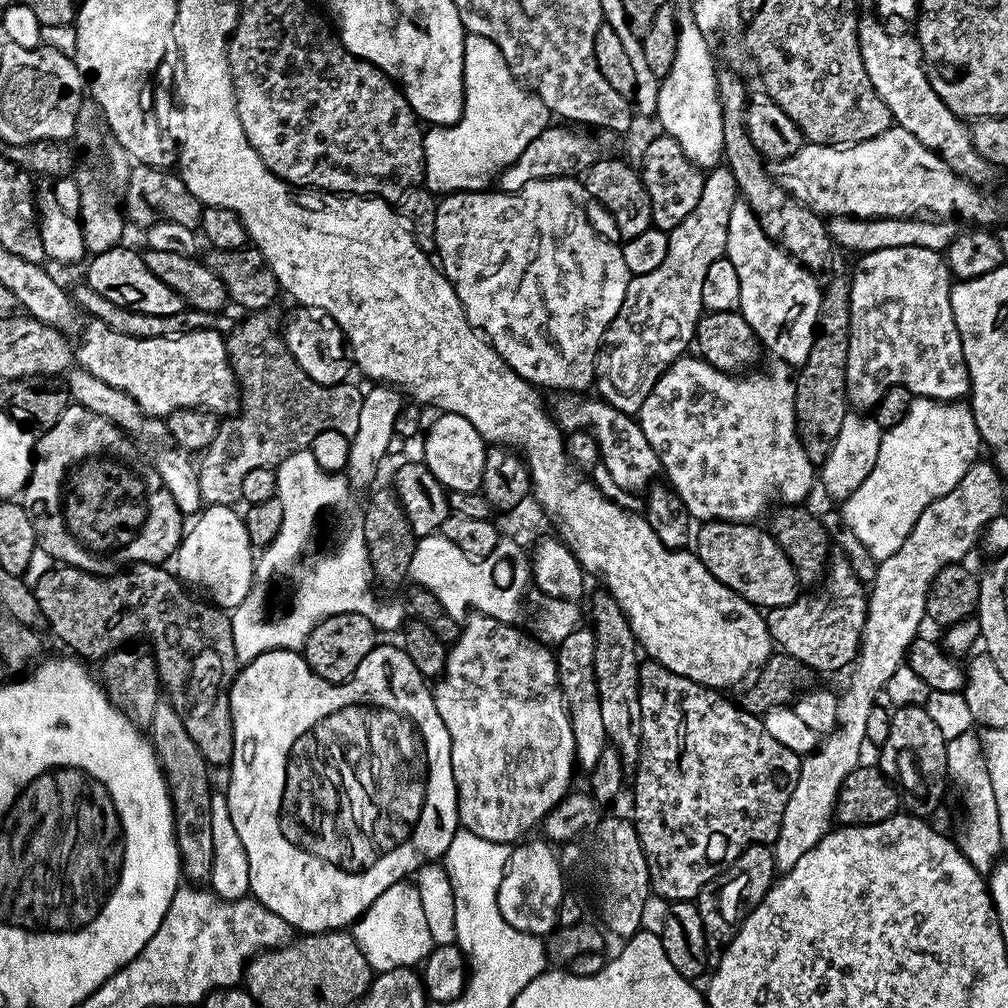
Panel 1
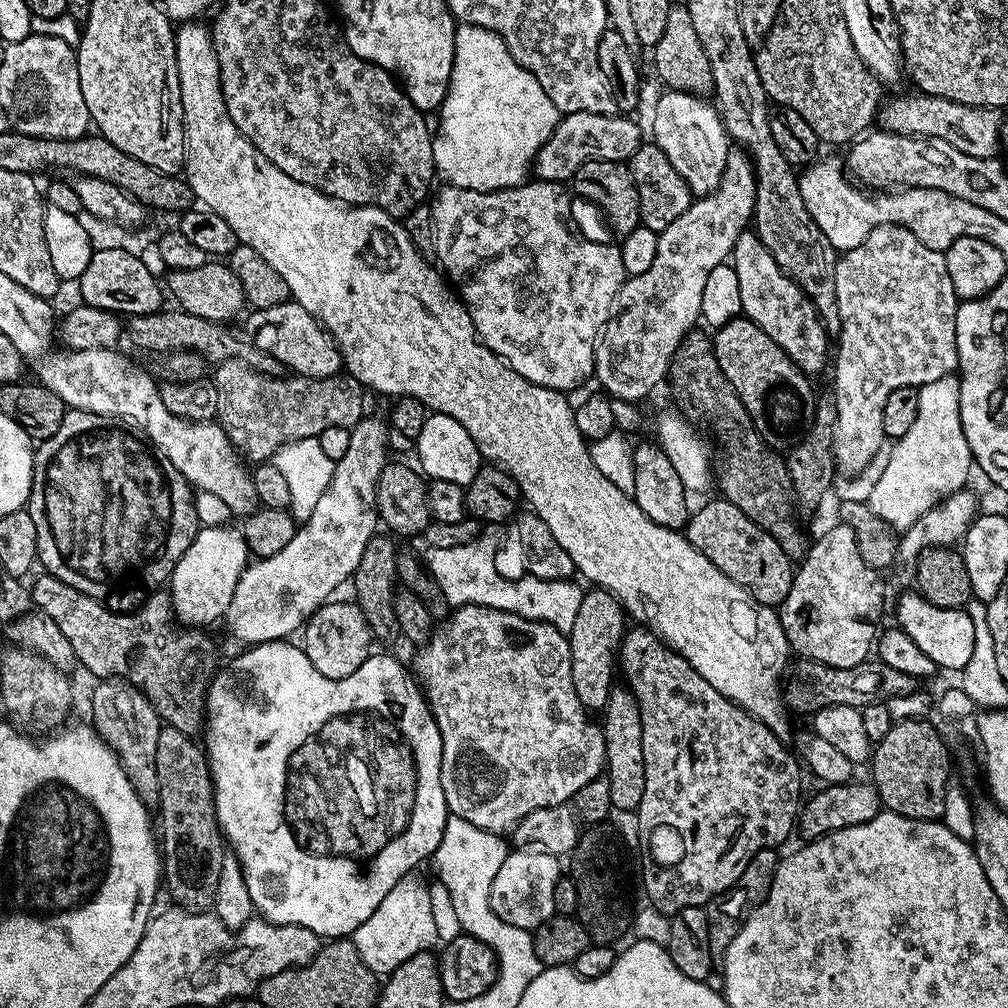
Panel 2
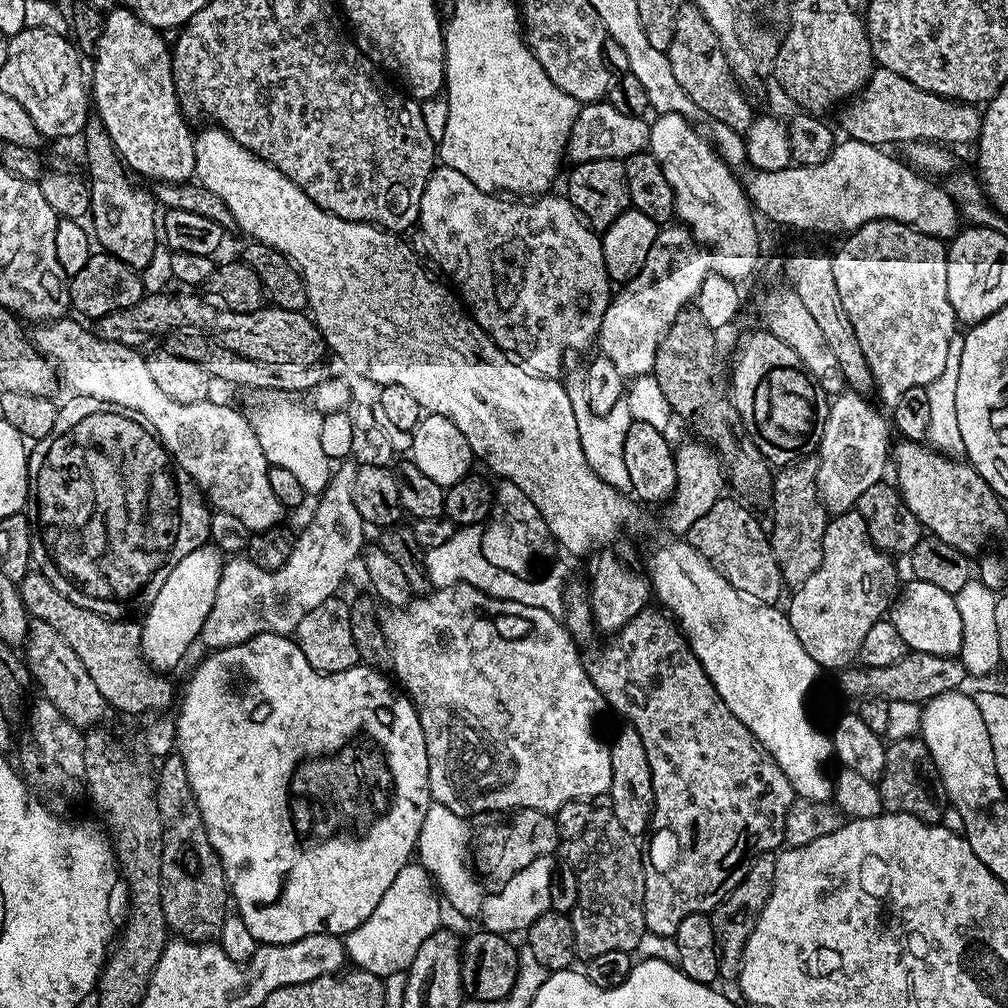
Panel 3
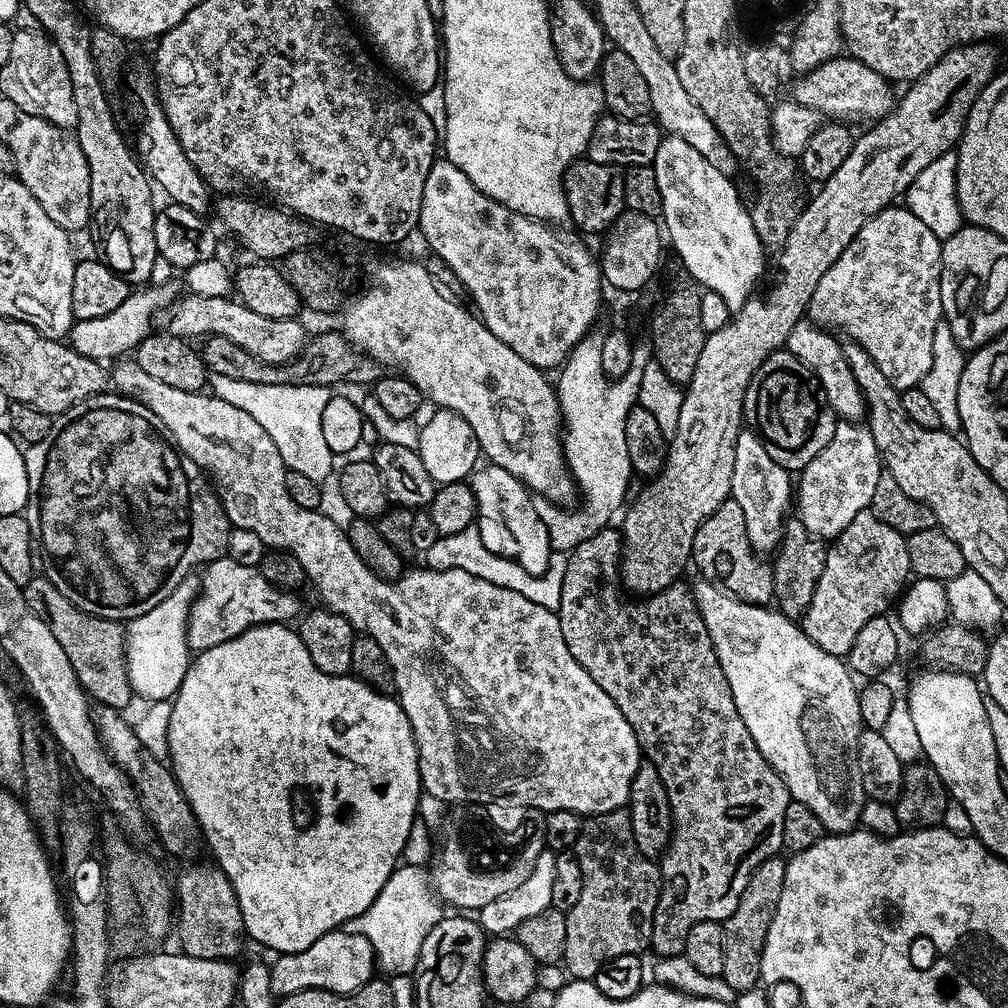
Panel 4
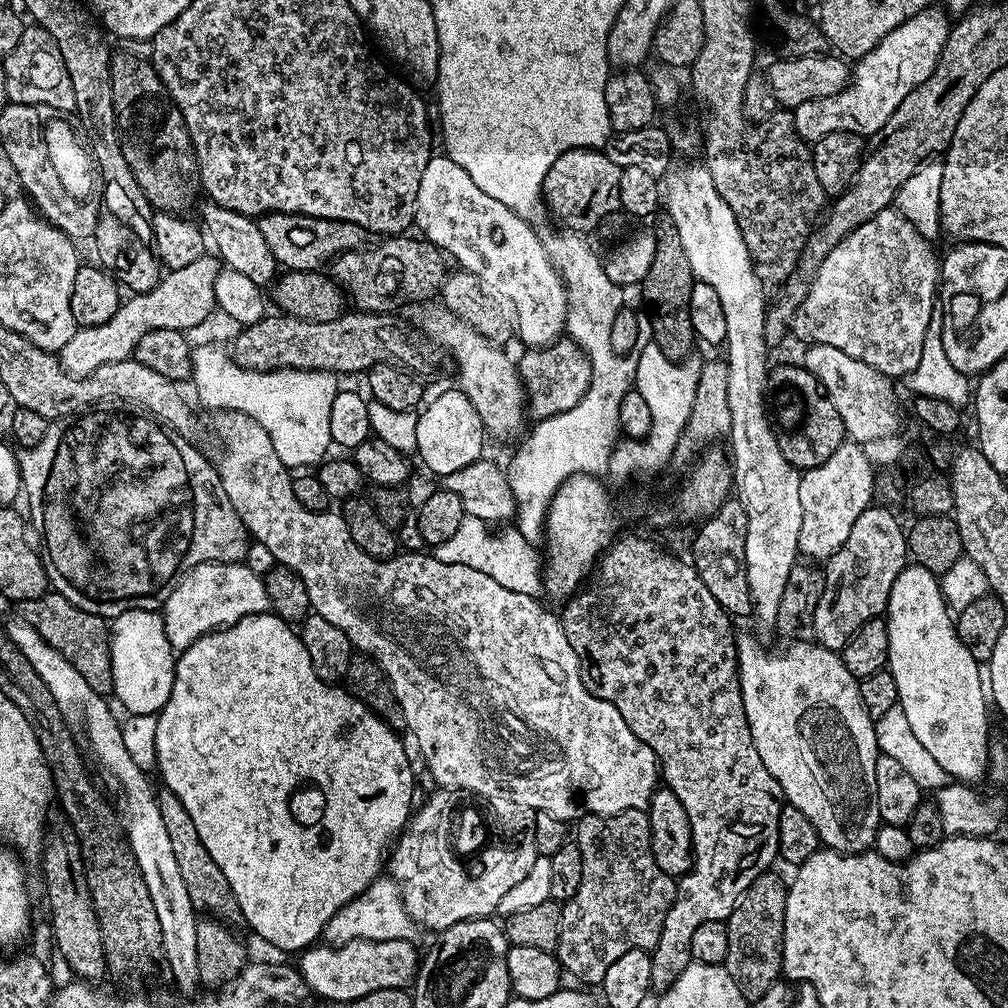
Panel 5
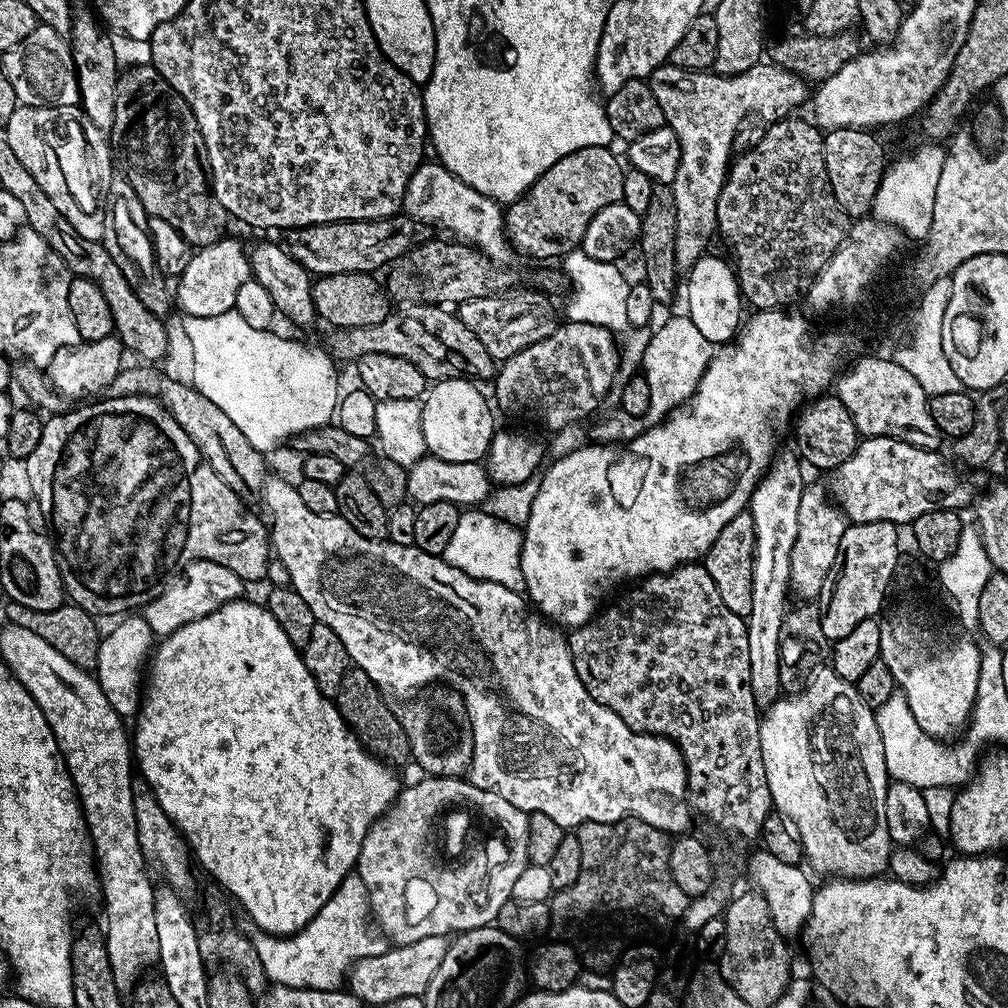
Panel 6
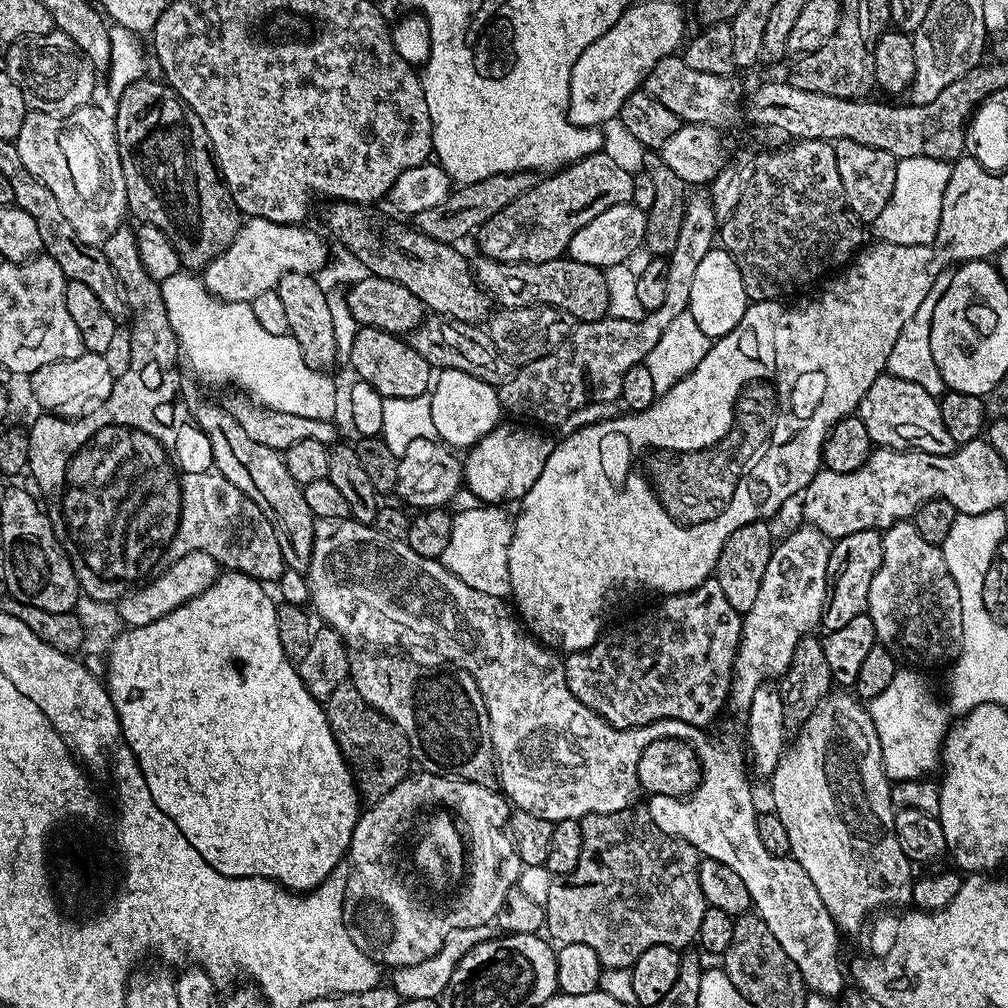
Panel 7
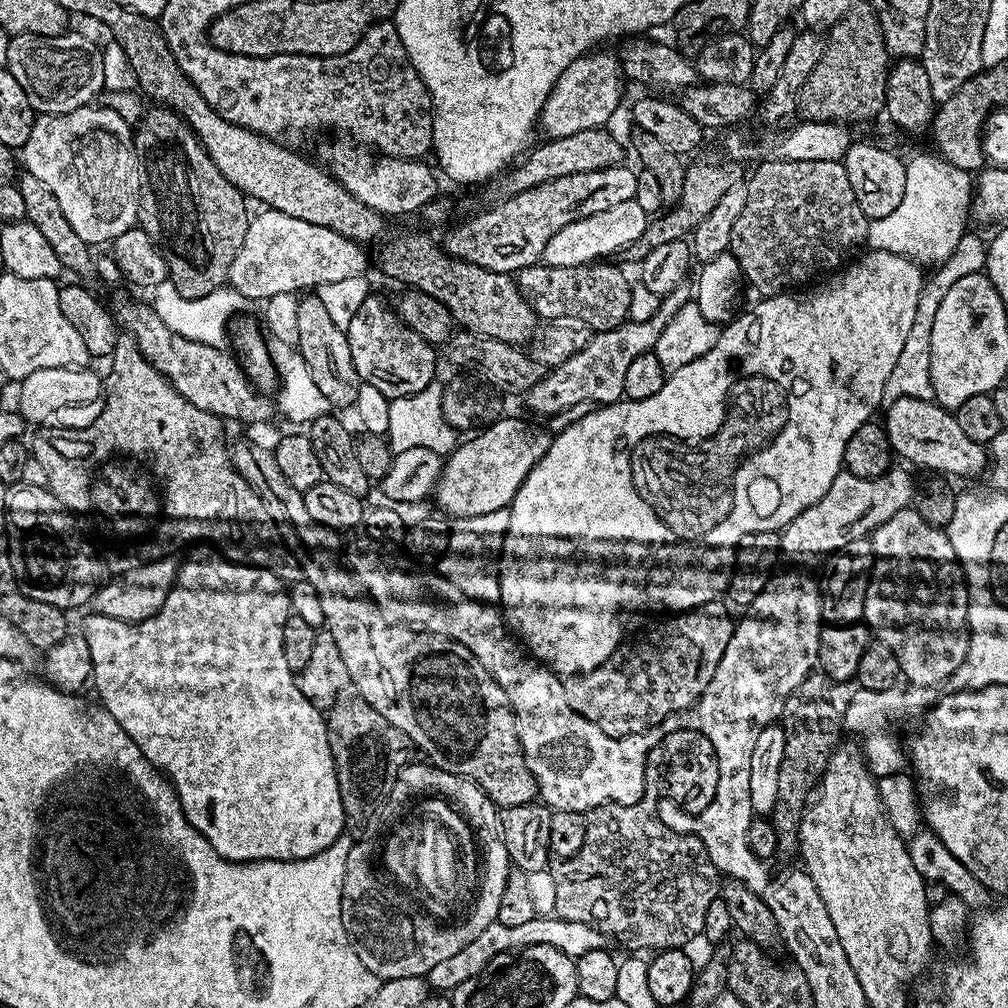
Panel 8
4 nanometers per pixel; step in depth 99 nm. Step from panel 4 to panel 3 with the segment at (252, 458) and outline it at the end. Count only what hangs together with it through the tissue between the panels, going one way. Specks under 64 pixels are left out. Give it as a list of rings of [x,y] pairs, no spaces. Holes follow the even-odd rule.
[[[65,318],[62,320],[53,320],[51,322],[44,322],[39,325],[40,328],[36,333],[31,333],[30,339],[36,348],[41,352],[43,356],[47,356],[49,360],[52,361],[59,379],[69,388],[69,393],[78,396],[89,396],[90,398],[98,398],[102,402],[110,402],[114,406],[122,406],[126,410],[135,412],[137,417],[142,418],[143,423],[147,427],[151,428],[153,432],[156,433],[161,444],[164,445],[169,457],[174,461],[177,469],[188,475],[192,479],[193,484],[197,484],[200,487],[201,492],[206,494],[206,500],[209,505],[215,511],[225,512],[226,514],[234,514],[234,518],[239,518],[240,521],[245,524],[249,530],[249,533],[257,533],[266,531],[268,529],[275,529],[280,523],[279,520],[286,515],[286,509],[283,502],[278,498],[278,494],[274,494],[274,486],[272,485],[272,479],[270,478],[269,462],[266,458],[266,454],[262,450],[262,442],[258,442],[256,437],[256,432],[252,429],[252,422],[244,412],[240,413],[236,409],[231,408],[228,404],[212,404],[211,399],[203,400],[202,402],[194,402],[193,404],[183,404],[182,402],[174,402],[174,398],[170,398],[169,395],[165,393],[162,389],[158,387],[158,382],[154,382],[153,376],[150,374],[150,366],[148,365],[147,359],[141,353],[134,348],[127,348],[124,344],[115,344],[114,342],[106,342],[100,339],[99,336],[93,334],[91,331],[88,332],[79,324],[81,321],[79,319],[72,320],[76,318]],[[455,584],[453,588],[437,588],[417,595],[405,608],[393,608],[387,614],[389,616],[385,615],[382,623],[392,651],[392,672],[420,715],[422,734],[426,738],[428,785],[435,803],[450,806],[454,814],[465,818],[473,818],[479,812],[507,813],[517,808],[537,808],[555,814],[566,802],[591,801],[592,796],[604,796],[609,791],[612,785],[612,749],[609,741],[604,741],[596,733],[596,719],[606,708],[604,695],[588,677],[585,661],[580,661],[580,652],[576,649],[579,648],[577,641],[572,639],[567,627],[557,617],[538,606],[496,598],[469,584]]]

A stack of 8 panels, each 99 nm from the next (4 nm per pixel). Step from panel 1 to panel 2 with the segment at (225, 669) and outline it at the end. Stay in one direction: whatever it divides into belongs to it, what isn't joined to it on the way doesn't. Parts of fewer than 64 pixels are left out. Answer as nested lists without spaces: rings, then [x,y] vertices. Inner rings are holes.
[[[40,574],[36,581],[31,581],[30,591],[34,602],[42,610],[46,610],[47,616],[69,640],[79,667],[84,667],[95,678],[119,678],[128,681],[138,690],[142,690],[142,694],[146,694],[167,727],[182,730],[182,734],[193,738],[201,735],[204,726],[204,697],[207,696],[208,686],[218,671],[216,644],[204,633],[207,631],[199,627],[177,627],[174,623],[172,598],[167,591],[153,591],[152,597],[129,616],[124,612],[111,612],[97,597],[82,594],[74,590],[74,586],[66,586],[66,582],[47,574]]]

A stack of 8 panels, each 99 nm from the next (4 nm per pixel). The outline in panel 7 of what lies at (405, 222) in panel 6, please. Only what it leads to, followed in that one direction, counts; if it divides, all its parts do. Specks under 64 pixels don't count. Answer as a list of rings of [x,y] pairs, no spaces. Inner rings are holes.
[[[534,170],[507,172],[506,174],[490,175],[478,182],[455,187],[446,199],[427,210],[419,211],[412,218],[413,227],[443,244],[456,244],[470,232],[475,233],[480,227],[504,209],[514,199],[520,197],[531,188],[535,188],[541,175]]]

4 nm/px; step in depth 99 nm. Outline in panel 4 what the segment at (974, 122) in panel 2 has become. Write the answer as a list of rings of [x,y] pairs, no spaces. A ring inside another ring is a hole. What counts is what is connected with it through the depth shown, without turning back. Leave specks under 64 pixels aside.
[[[841,54],[835,60],[827,60],[822,66],[797,75],[795,79],[790,92],[791,99],[820,113],[821,117],[831,118],[836,122],[875,122],[887,116],[894,107],[893,85],[882,74],[870,70],[870,66],[860,60],[853,60],[848,54]]]

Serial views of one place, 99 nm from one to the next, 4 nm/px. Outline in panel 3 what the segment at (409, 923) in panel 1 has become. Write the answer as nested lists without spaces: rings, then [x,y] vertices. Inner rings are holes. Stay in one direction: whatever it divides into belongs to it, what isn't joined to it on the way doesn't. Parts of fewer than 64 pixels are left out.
[[[410,862],[402,870],[398,870],[398,878],[390,882],[390,890],[386,890],[386,894],[382,894],[382,902],[374,906],[374,914],[370,914],[370,918],[366,918],[362,926],[347,933],[346,952],[351,963],[377,974],[404,972],[414,962],[418,946],[422,946],[422,942],[426,942],[430,934],[441,931],[440,899],[441,895],[432,875],[420,863]]]

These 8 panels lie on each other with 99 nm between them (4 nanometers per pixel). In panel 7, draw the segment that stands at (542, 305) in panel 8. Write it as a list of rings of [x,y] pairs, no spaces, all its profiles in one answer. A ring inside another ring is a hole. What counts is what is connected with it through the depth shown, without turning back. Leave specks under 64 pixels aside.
[[[481,255],[479,259],[480,261],[475,261],[474,264],[476,282],[488,293],[495,303],[497,300],[497,305],[501,309],[521,308],[524,305],[531,305],[535,302],[537,305],[566,310],[567,313],[574,316],[577,322],[603,320],[609,315],[607,278],[605,273],[594,266],[586,266],[586,262],[561,258],[559,260],[551,260],[550,262],[538,262],[537,264],[522,262],[521,260],[507,264],[506,262],[498,262],[494,258],[485,255]]]

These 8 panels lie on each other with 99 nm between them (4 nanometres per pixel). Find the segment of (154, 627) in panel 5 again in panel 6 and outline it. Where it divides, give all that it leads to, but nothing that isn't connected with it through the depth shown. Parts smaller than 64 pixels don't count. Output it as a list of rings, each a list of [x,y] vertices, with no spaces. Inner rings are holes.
[[[128,614],[117,619],[115,624],[116,629],[109,636],[107,633],[100,637],[94,675],[102,686],[102,694],[106,694],[106,702],[116,708],[119,716],[132,718],[140,711],[142,669],[153,651],[154,637],[143,615]]]

